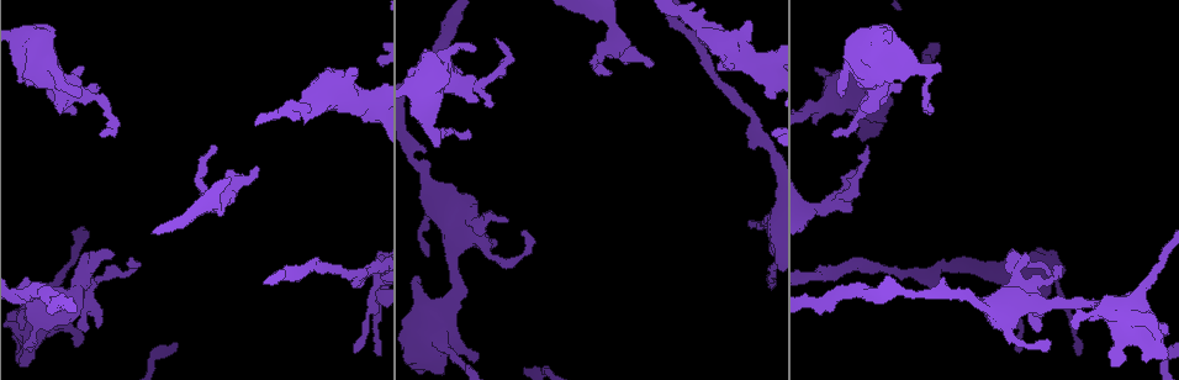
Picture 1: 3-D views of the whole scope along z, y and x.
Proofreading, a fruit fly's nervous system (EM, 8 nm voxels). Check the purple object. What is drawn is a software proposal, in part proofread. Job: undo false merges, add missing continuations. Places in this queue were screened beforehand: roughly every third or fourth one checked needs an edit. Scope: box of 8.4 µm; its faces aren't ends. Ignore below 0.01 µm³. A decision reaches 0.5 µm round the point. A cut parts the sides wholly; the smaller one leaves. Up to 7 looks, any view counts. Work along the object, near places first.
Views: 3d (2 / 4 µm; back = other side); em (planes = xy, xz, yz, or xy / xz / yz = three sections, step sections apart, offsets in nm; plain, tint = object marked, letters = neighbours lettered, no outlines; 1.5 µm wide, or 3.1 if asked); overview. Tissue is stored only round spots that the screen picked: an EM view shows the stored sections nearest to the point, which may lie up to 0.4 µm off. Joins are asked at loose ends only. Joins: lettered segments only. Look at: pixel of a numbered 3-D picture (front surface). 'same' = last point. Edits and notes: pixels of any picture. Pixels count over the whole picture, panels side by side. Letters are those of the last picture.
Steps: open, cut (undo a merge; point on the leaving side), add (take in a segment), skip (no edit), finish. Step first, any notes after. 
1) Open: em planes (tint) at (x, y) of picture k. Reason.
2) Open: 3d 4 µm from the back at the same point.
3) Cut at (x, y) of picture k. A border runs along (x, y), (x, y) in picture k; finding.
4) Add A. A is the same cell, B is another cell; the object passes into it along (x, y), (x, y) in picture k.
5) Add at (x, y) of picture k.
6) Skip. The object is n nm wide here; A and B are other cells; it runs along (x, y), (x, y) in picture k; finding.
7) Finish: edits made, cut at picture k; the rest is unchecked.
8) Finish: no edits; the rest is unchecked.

Open: 3d 4 µm at (476, 101) of picture 1. Branch stops here.

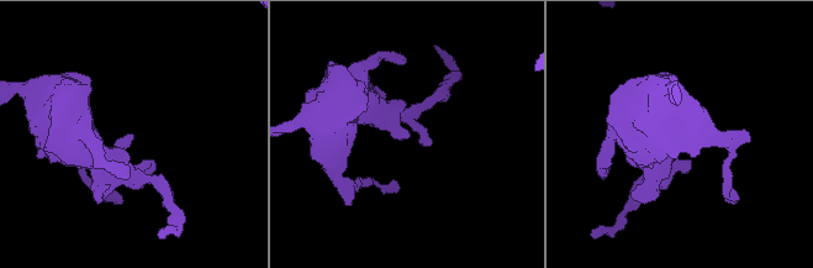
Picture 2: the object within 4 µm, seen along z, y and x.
Open: em yz step 4 (letters) at (132, 139) of picture 2. Now the EM.

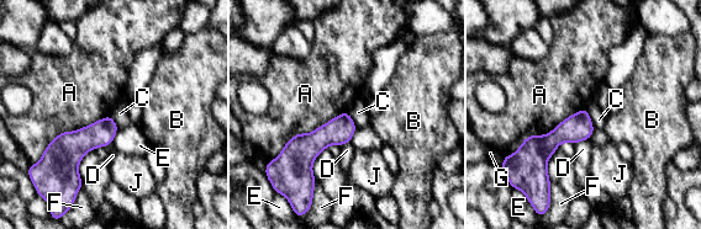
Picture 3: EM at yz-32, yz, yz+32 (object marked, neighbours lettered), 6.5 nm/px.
Skip. A, B, C, D, E, F, G and J are other cells; a border runs along (589, 138), (574, 144) in picture 3; none of them fits.

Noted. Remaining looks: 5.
Open: em planes (letters) at (1014, 254) of picture 1. Branch stops here.

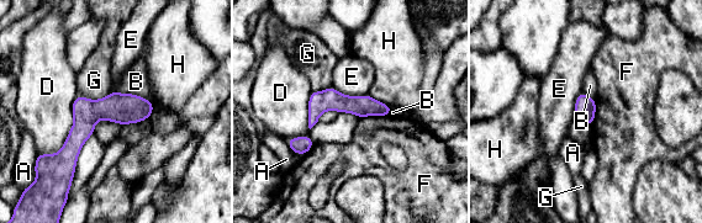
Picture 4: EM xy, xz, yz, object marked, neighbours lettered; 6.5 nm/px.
Skip. The longest contact is with D, 460 nm; A, B, D, E, F, G and H are other cells; a border runs along (114, 89), (141, 95), (152, 104) in picture 4; no lettered segment goes on from it.

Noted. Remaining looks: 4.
Open: 3d 4 µm at (1156, 347) of picture 1.

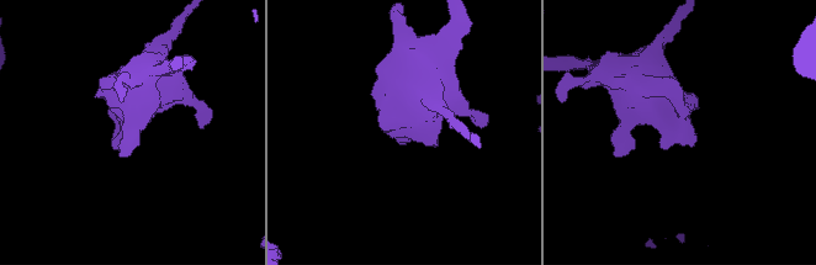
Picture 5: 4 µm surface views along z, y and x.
Open: em planes (letters) at (405, 132) of picture 5. Now the EM.

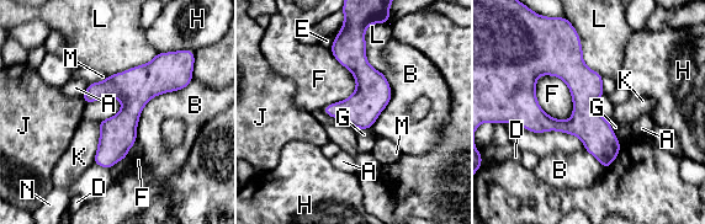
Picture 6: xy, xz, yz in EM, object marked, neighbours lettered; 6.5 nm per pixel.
Skip. A, B, D, E, F, G, H, J, K, L, M and N are other cells; continuous, no second cell.

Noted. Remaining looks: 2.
Finish: no edits; the rest is unchecked.

